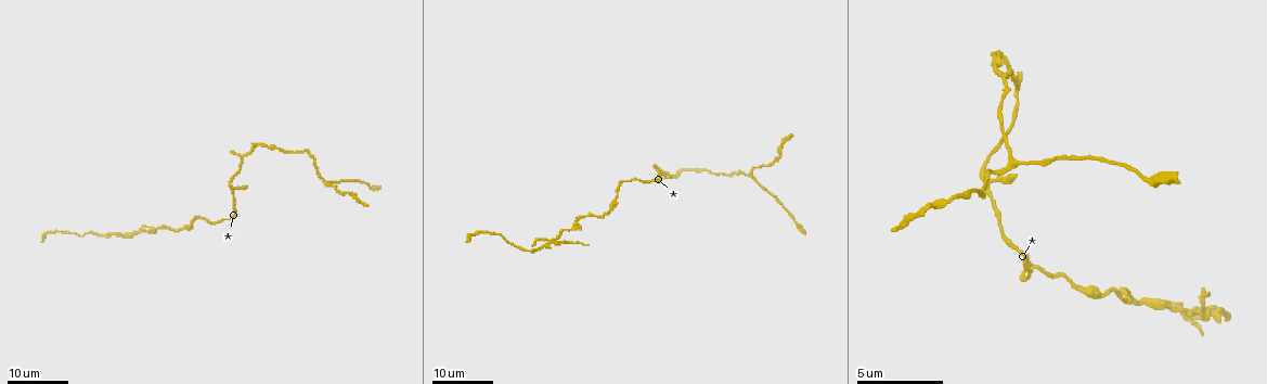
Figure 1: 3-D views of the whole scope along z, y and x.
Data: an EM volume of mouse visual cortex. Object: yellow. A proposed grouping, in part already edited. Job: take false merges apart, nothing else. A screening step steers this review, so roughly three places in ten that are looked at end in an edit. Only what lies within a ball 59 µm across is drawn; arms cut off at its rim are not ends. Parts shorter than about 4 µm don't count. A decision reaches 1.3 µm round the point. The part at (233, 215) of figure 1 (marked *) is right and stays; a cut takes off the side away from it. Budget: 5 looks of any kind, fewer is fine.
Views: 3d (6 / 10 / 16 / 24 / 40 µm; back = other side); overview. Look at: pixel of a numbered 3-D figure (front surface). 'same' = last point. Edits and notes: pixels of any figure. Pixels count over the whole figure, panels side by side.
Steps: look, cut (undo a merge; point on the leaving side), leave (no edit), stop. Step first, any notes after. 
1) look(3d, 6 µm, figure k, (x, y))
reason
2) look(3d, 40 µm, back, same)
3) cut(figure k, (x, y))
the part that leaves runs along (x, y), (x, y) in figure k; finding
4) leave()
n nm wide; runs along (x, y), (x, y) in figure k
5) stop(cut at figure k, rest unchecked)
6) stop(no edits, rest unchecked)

look(3d, 24 µm, figure 1, (751, 174))
three-way junction

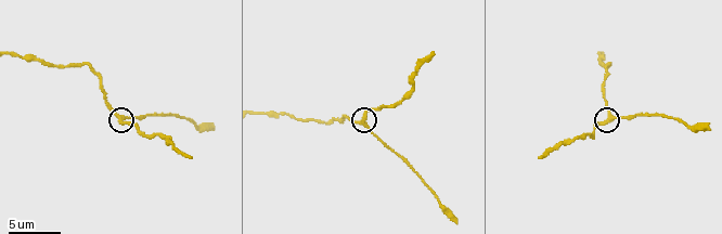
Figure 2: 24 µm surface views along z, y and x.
look(3d, 10 µm, figure 2, (608, 119))

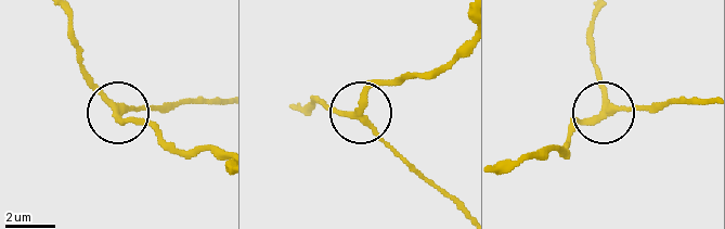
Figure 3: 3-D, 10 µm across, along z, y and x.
cut(figure 3, (145, 105))
side arm 12 µm; the part that leaves runs along (118, 111), (216, 104) in figure 3; two neurons meet here

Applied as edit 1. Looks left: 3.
look(overview)

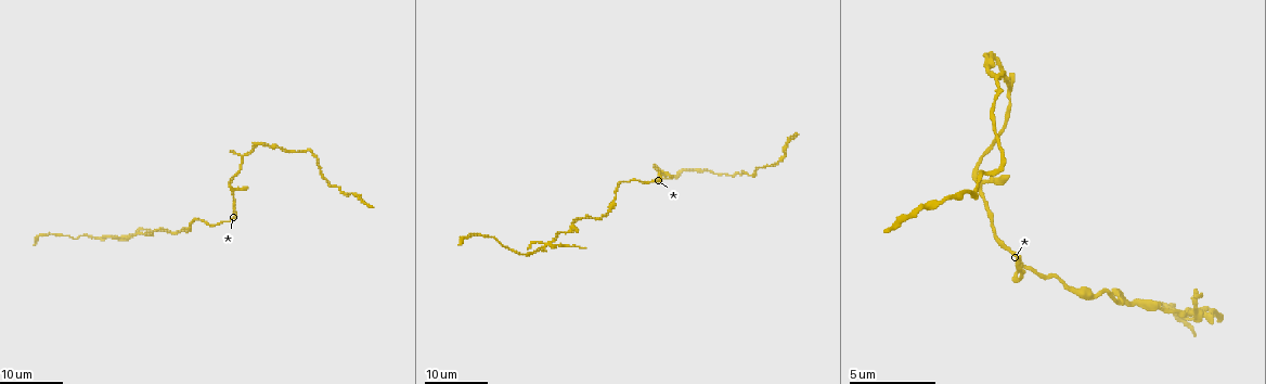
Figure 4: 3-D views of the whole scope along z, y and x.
look(3d, 16 µm, figure 4, (243, 154))
three arms meet

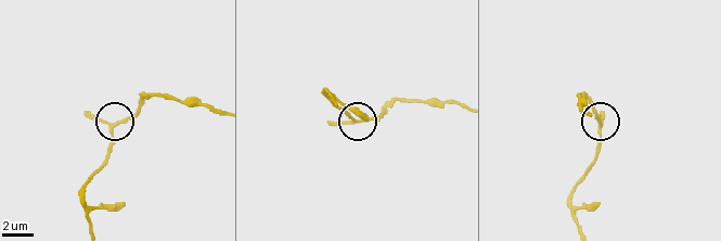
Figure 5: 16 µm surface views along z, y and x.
look(3d, 10 µm, figure 5, (599, 128))
zoom in

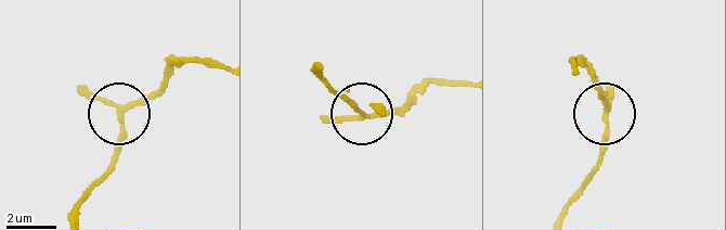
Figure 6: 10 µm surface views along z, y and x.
leave()
3 arms; runs along (75, 212), (111, 162), (120, 112), (166, 77) in figure 6; continuous, no second neuron

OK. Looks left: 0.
stop(cut at figure 3, rest unchecked)

